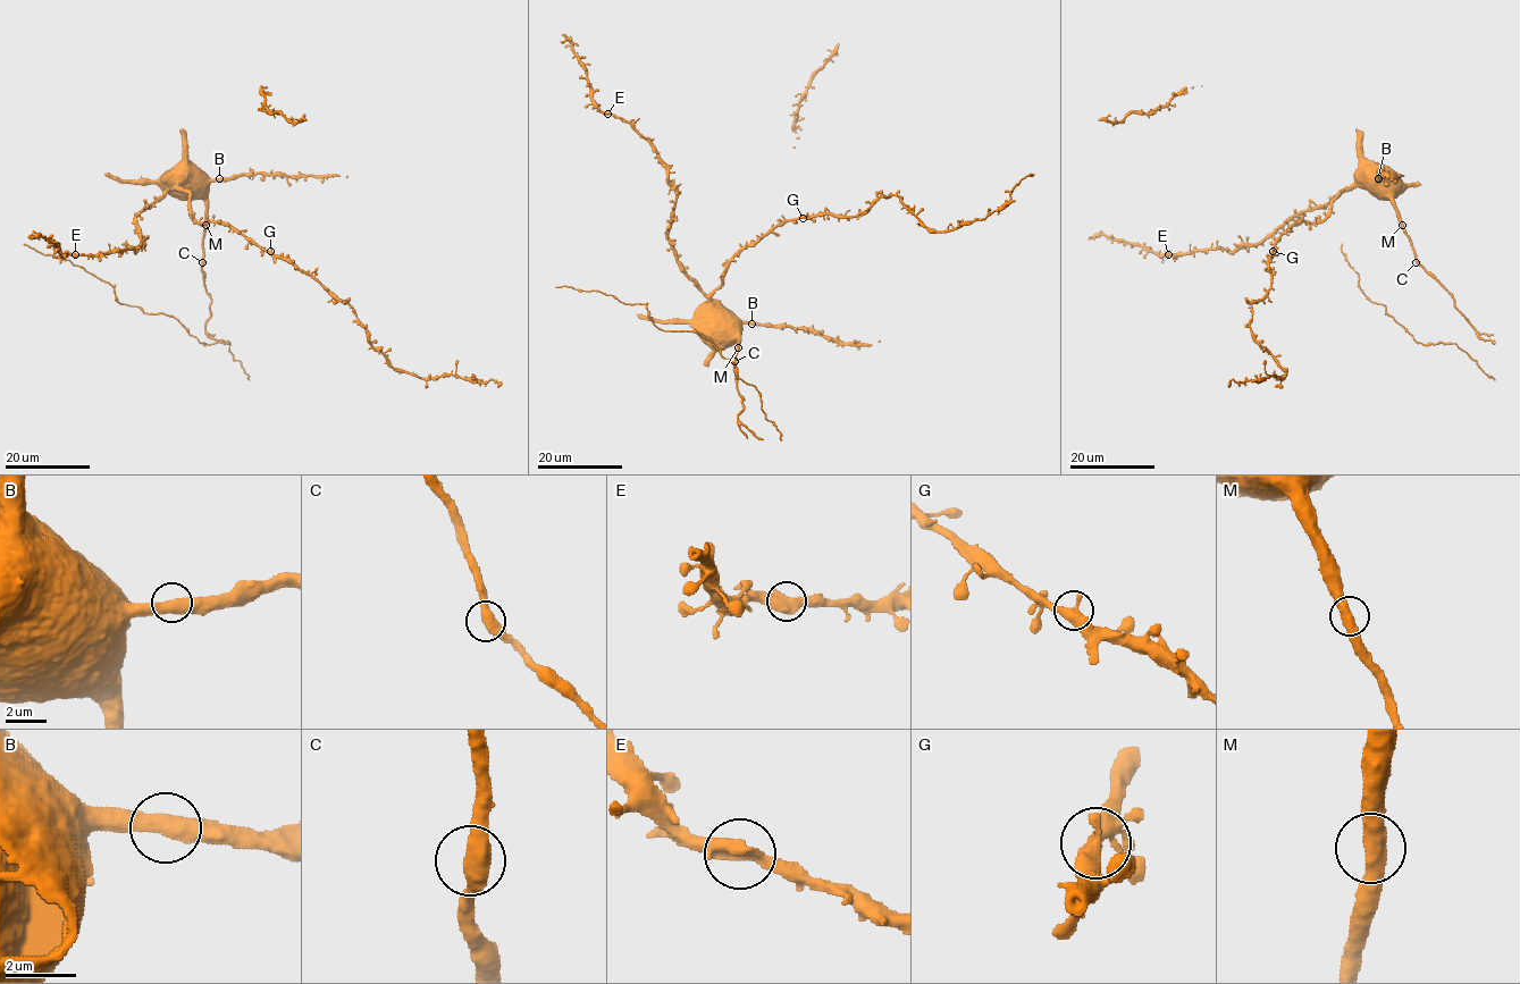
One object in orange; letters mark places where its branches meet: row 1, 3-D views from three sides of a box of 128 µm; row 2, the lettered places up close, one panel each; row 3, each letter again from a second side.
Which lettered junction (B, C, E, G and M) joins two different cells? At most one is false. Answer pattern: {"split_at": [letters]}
{"split_at": []}

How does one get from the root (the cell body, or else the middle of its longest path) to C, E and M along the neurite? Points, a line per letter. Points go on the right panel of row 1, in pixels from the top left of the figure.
C: (1371, 178), (1369, 185), (1393, 201), (1416, 262)
E: (1371, 178), (1351, 184), (1326, 204), (1295, 213), (1257, 243), (1233, 251), (1201, 249), (1168, 254)
M: (1371, 178), (1369, 185), (1393, 201), (1402, 225)

